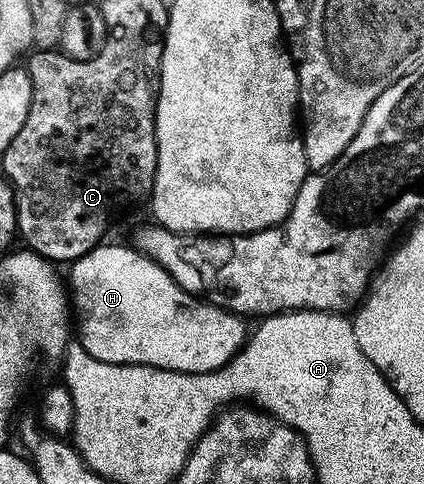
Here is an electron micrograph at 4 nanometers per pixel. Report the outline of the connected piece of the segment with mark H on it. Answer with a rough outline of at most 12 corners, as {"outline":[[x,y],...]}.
{"outline":[[132,245],[68,267],[81,350],[188,374],[241,351],[246,319]]}

